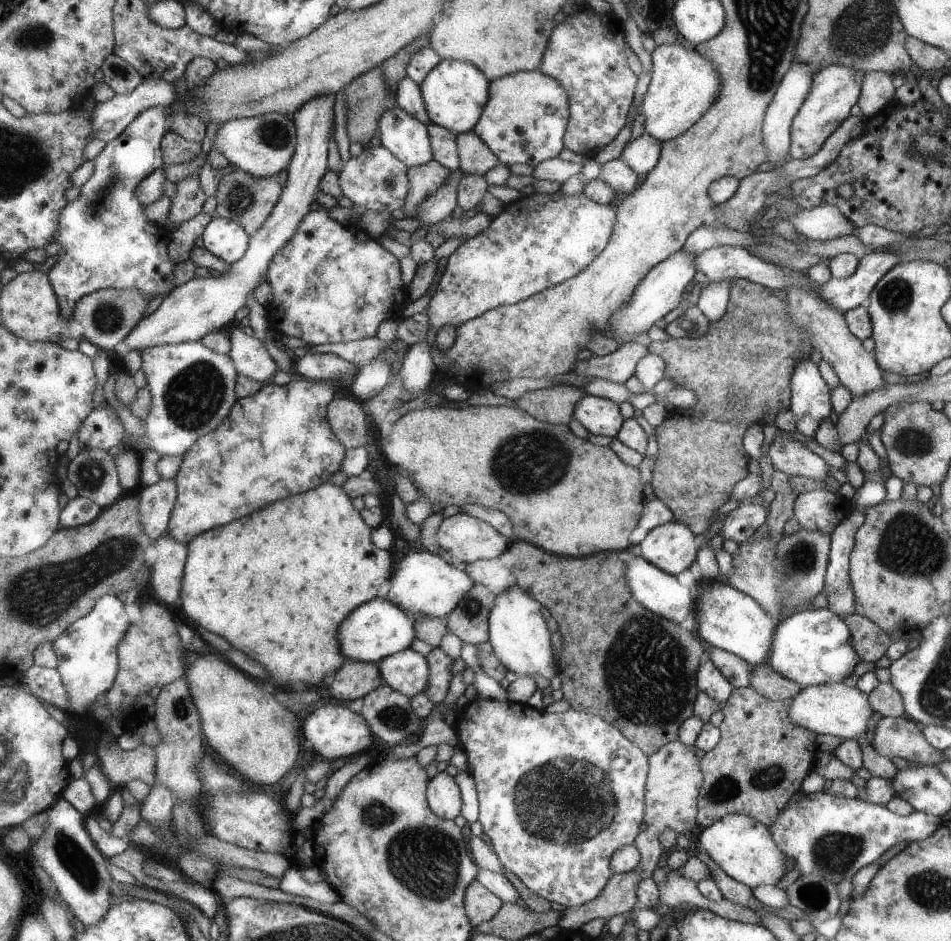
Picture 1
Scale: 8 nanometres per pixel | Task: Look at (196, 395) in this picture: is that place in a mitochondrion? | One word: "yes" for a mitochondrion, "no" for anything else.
yes

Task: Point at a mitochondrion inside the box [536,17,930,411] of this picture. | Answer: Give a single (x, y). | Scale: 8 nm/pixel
(894, 298)

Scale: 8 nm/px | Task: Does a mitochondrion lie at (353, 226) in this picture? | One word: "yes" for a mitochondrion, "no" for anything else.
no

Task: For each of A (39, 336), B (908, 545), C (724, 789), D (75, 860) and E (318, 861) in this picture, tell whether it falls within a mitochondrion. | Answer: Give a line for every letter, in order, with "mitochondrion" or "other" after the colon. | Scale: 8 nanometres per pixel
A: other
B: mitochondrion
C: mitochondrion
D: mitochondrion
E: other

